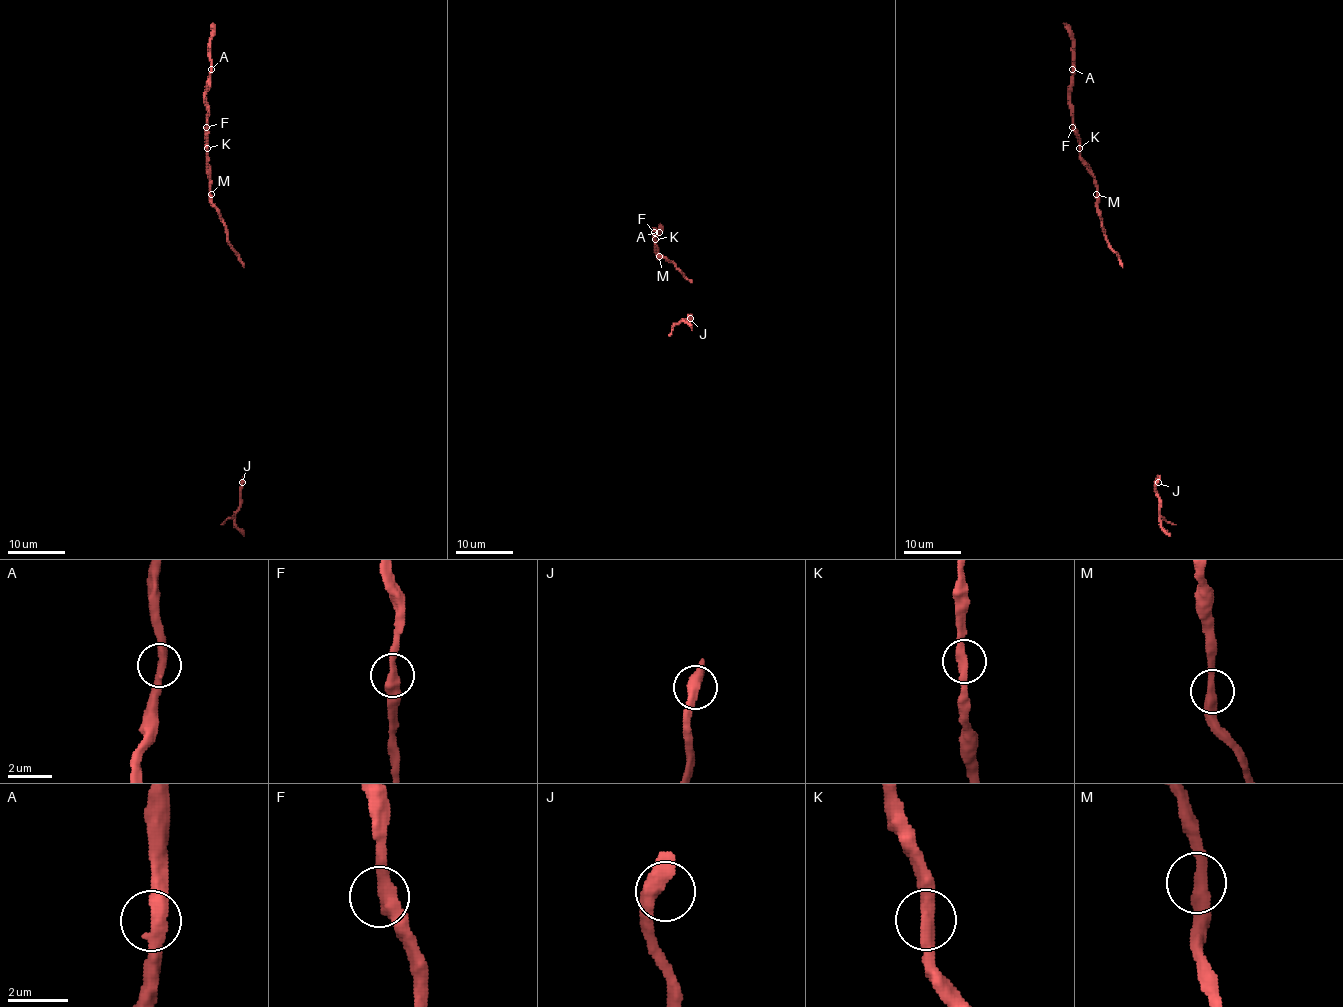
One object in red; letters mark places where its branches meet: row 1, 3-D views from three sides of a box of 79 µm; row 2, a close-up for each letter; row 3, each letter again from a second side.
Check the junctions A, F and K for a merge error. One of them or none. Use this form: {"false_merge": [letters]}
{"false_merge": []}

